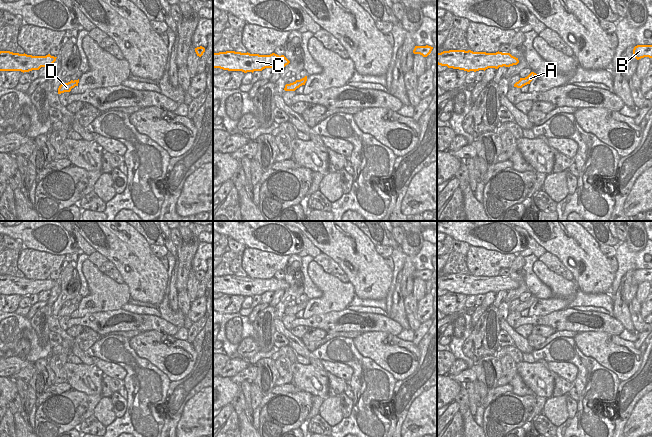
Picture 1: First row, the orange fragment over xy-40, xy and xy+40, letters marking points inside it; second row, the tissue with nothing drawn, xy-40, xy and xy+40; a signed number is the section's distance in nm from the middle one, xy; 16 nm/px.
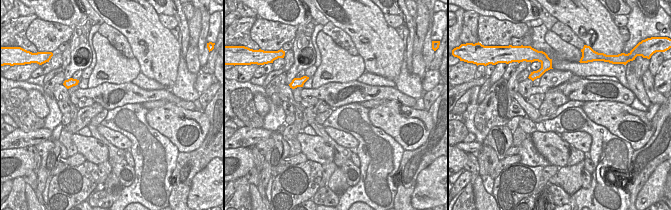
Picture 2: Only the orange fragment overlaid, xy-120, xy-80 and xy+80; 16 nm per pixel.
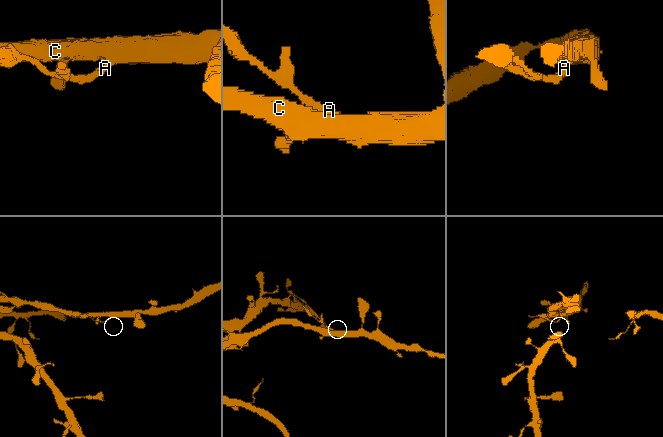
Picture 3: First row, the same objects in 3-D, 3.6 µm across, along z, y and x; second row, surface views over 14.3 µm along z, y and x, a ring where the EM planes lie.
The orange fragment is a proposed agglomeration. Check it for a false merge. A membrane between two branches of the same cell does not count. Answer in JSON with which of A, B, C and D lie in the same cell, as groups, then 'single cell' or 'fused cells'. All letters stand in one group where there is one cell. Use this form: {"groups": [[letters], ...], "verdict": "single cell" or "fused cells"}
{"groups": [["A", "B", "C"], ["D"]], "verdict": "fused cells"}

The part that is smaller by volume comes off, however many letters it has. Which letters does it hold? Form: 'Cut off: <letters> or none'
Cut off: D.

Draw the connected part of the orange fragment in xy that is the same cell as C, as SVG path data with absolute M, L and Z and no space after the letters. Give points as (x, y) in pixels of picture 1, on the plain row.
M226 275L213 277L213 292L228 295L242 295L244 297L262 295L265 292L286 290L290 285L284 279L272 277L270 279L259 279Z

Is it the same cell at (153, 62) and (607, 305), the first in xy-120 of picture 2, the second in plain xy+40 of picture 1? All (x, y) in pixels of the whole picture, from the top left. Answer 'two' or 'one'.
two

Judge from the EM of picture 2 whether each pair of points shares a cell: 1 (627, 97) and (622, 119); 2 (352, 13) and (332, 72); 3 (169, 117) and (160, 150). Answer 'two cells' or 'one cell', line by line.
1: two cells
2: two cells
3: two cells

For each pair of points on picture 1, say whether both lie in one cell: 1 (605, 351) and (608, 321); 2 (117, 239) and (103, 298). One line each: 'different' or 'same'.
1: different
2: different

